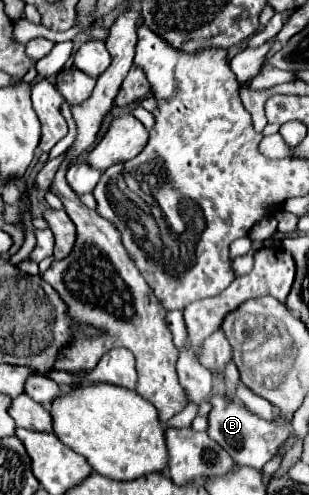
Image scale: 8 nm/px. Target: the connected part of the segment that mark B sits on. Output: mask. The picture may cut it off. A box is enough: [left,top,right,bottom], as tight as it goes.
[206,392,290,470]

